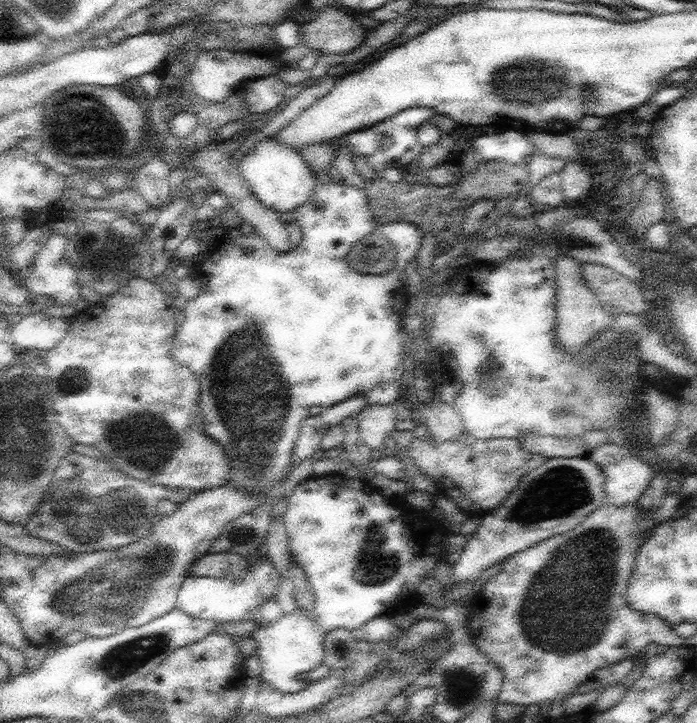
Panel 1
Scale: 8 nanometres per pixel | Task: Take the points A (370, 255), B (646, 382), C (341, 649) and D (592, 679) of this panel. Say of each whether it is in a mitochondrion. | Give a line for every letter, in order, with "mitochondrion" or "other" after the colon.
A: mitochondrion
B: other
C: mitochondrion
D: other

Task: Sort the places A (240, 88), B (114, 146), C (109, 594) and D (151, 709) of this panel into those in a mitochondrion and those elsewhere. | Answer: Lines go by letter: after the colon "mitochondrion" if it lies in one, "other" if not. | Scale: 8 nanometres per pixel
A: other
B: mitochondrion
C: mitochondrion
D: mitochondrion

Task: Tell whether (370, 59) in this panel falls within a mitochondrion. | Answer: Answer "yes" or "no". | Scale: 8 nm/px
no

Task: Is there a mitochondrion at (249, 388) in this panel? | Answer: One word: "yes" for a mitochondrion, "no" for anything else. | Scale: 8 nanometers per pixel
yes

